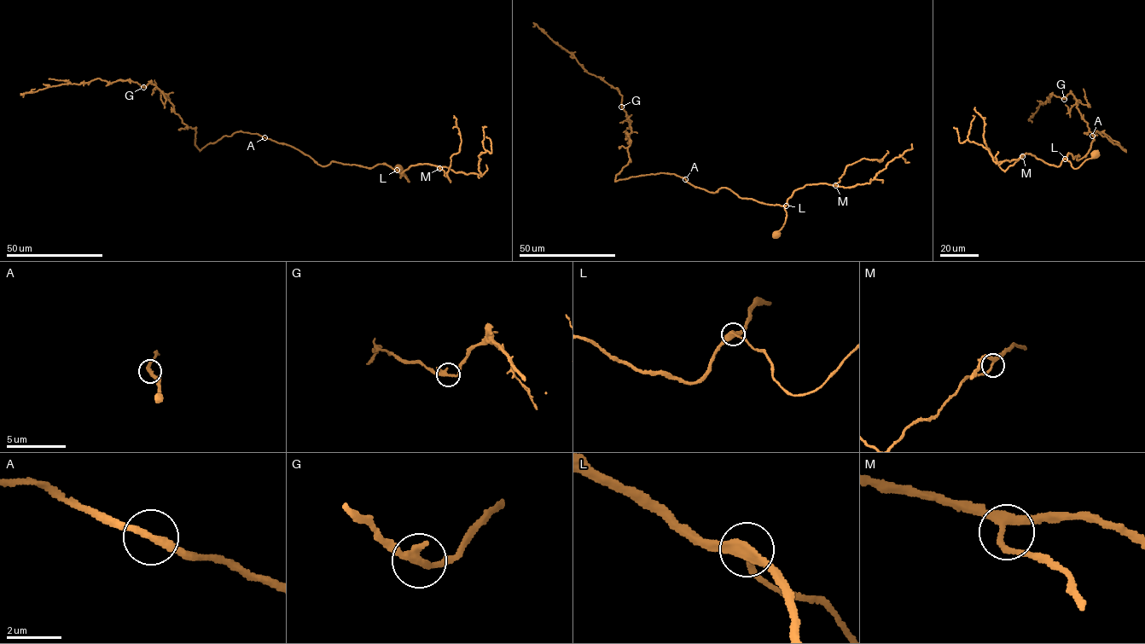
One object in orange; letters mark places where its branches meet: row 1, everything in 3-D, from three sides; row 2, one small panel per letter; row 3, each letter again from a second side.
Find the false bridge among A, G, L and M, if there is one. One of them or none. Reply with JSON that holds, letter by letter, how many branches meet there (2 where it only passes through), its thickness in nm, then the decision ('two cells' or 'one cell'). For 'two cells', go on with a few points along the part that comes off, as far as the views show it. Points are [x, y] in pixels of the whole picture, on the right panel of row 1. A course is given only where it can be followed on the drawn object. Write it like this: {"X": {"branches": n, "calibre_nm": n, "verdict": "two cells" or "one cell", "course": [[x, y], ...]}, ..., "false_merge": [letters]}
{"A": {"branches": 2, "calibre_nm": 240, "verdict": "one cell"}, "G": {"branches": 3, "calibre_nm": 240, "verdict": "one cell"}, "L": {"branches": 3, "calibre_nm": 240, "verdict": "one cell"}, "M": {"branches": 3, "calibre_nm": 240, "verdict": "one cell"}, "false_merge": []}

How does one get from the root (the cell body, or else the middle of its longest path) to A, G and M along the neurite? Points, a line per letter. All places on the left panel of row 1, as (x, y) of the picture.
A: (398, 168), (409, 182), (402, 173), (385, 164), (367, 167), (332, 161), (322, 166), (298, 149), (265, 137)
G: (398, 168), (409, 182), (385, 164), (322, 166), (241, 131), (200, 149), (162, 91), (142, 87)
M: (398, 168), (409, 182), (397, 170), (401, 177), (402, 172), (412, 165), (429, 164), (439, 168)

